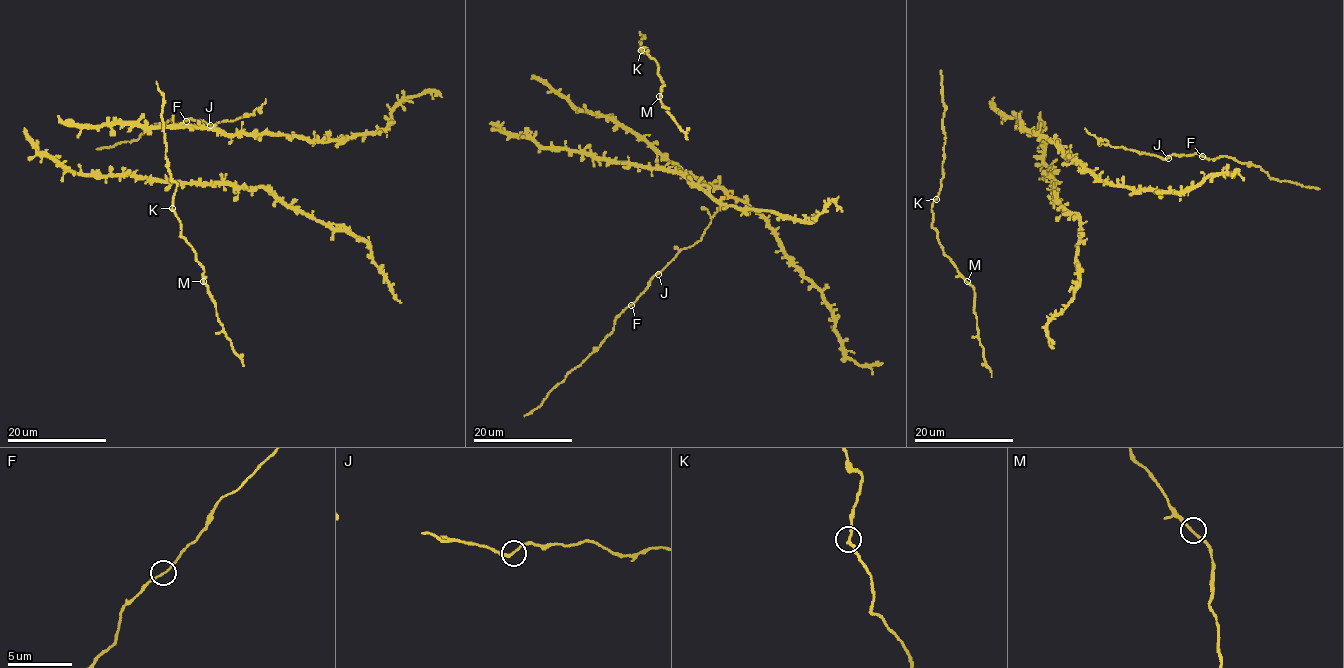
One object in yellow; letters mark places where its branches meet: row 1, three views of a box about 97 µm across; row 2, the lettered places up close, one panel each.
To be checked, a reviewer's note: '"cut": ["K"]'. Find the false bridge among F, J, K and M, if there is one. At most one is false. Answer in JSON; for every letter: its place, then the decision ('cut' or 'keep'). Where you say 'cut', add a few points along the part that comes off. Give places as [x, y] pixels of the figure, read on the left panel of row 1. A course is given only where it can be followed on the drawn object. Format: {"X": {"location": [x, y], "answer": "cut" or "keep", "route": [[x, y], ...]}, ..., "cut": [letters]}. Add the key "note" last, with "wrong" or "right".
{"F": {"location": [186, 121], "answer": "keep"}, "J": {"location": [210, 125], "answer": "keep"}, "K": {"location": [172, 208], "answer": "keep"}, "M": {"location": [203, 281], "answer": "keep"}, "cut": [], "note": "wrong"}

